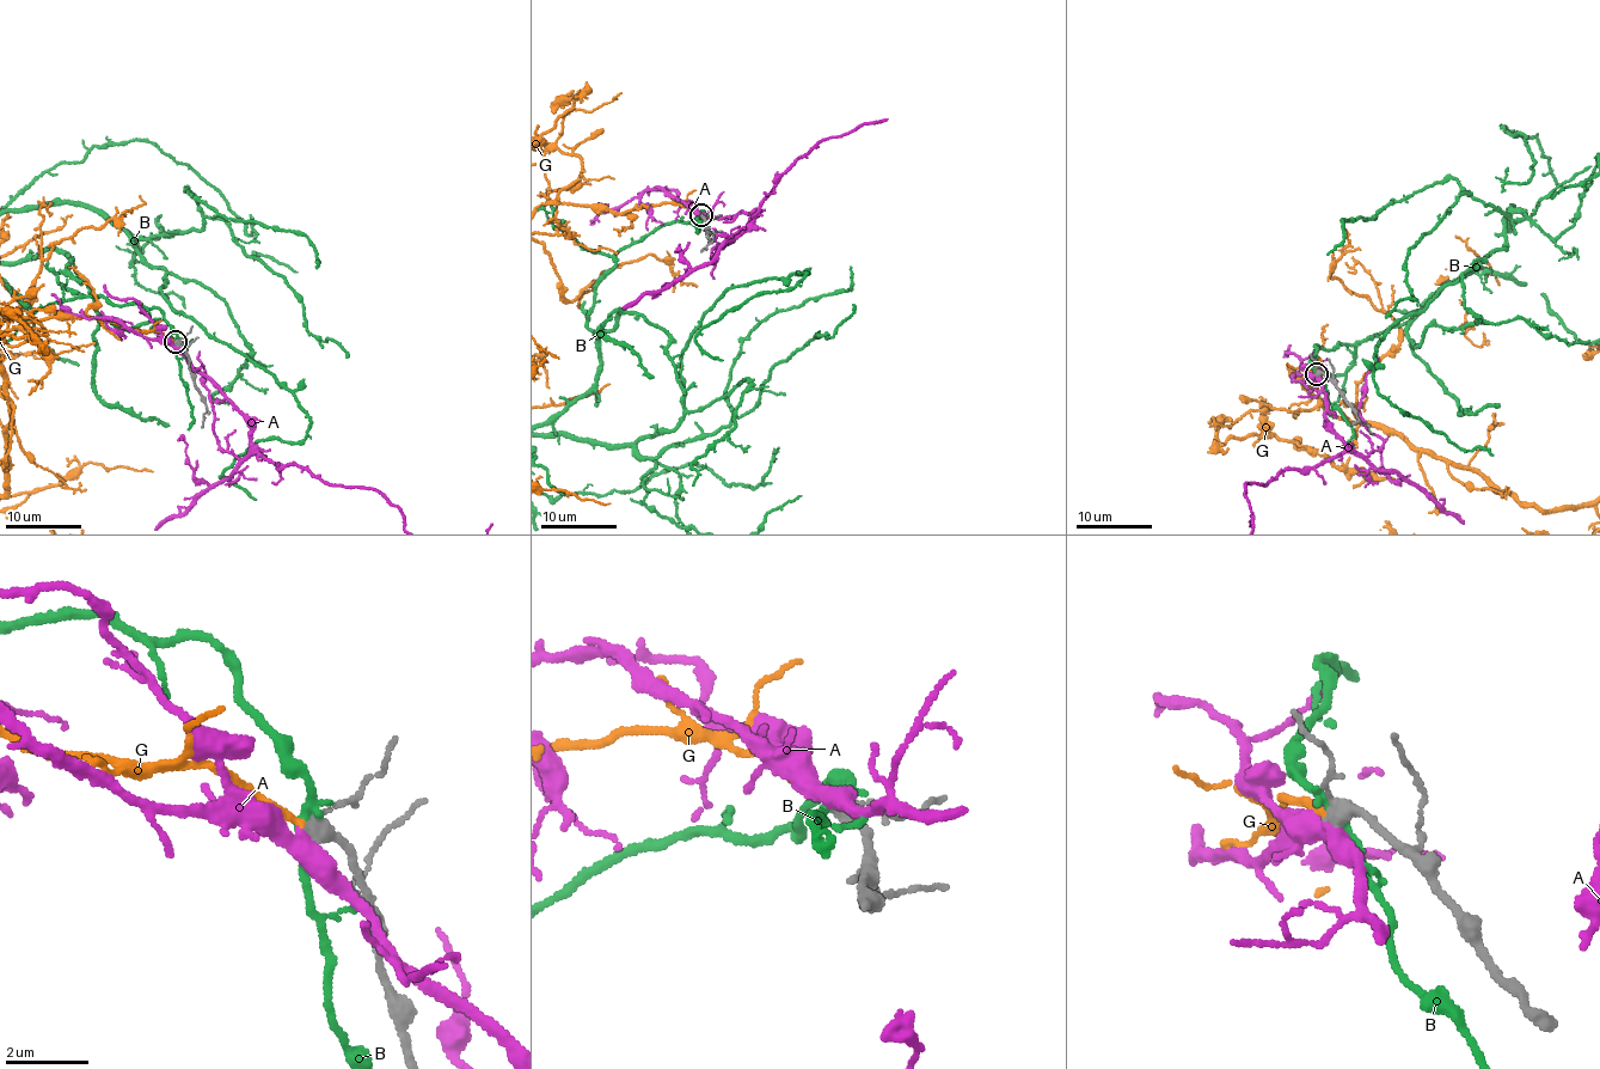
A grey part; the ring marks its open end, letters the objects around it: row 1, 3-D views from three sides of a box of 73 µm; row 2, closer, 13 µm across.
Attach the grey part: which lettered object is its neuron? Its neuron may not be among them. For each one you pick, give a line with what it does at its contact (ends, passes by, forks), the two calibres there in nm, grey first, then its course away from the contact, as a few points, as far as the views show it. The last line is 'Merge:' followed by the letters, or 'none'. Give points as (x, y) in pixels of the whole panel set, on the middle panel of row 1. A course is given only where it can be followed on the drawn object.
G: it ends; calibres 320 and 180 nm
Merge: G

